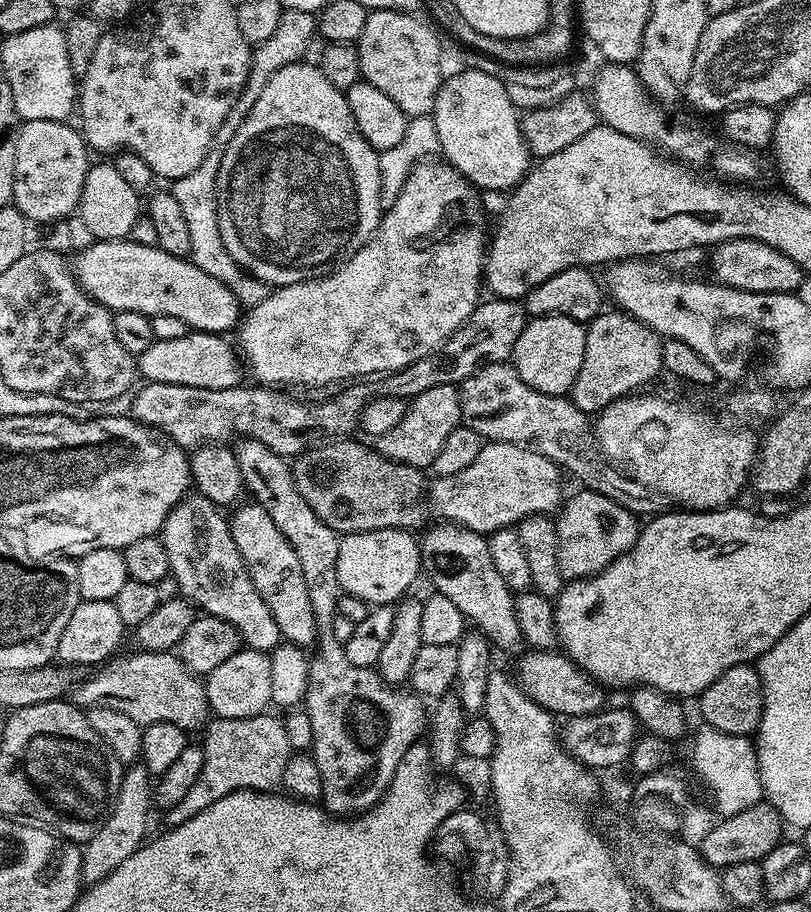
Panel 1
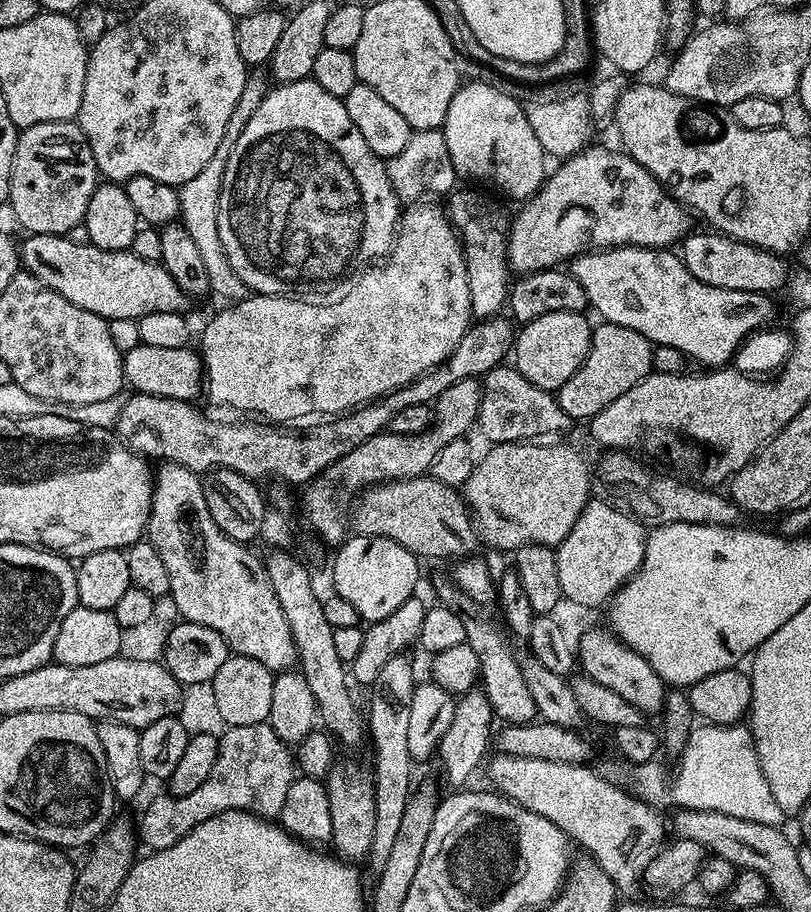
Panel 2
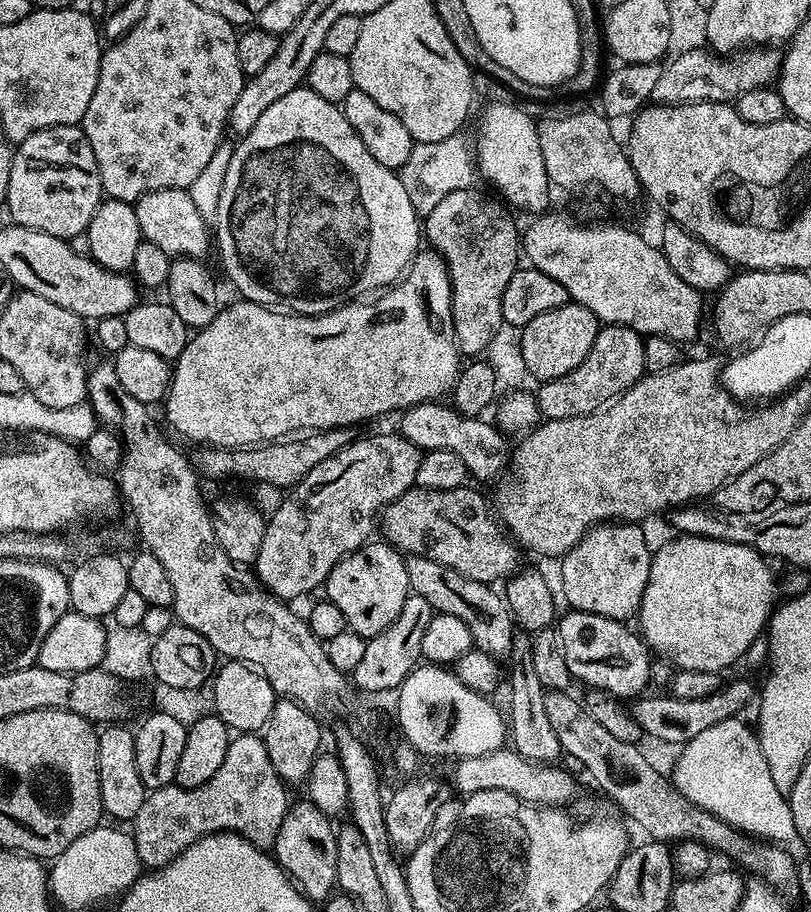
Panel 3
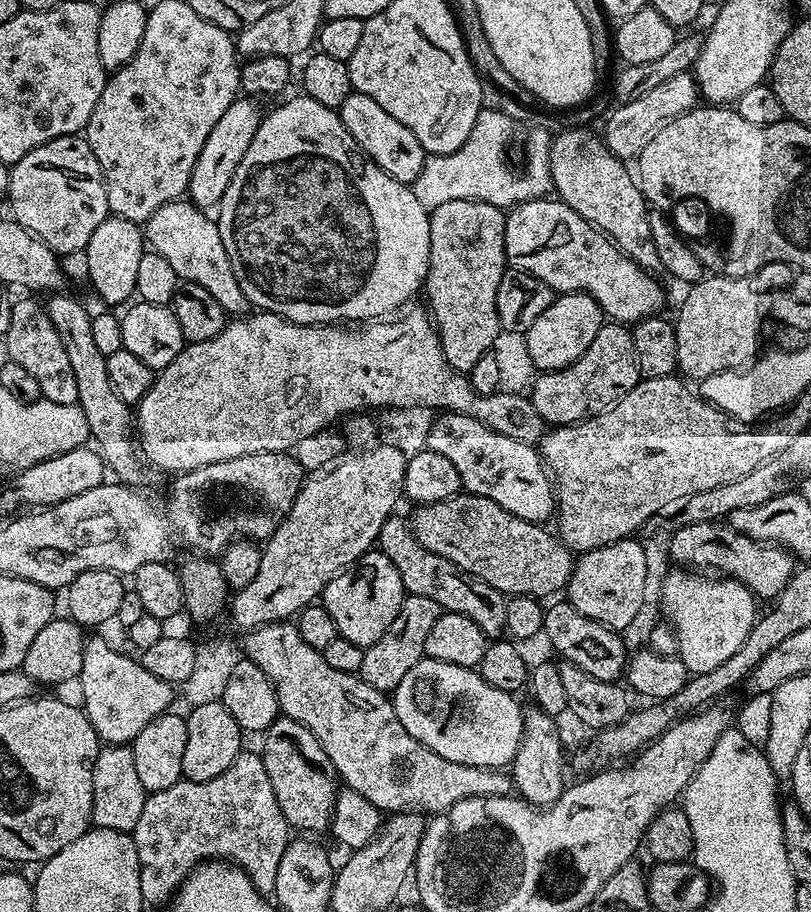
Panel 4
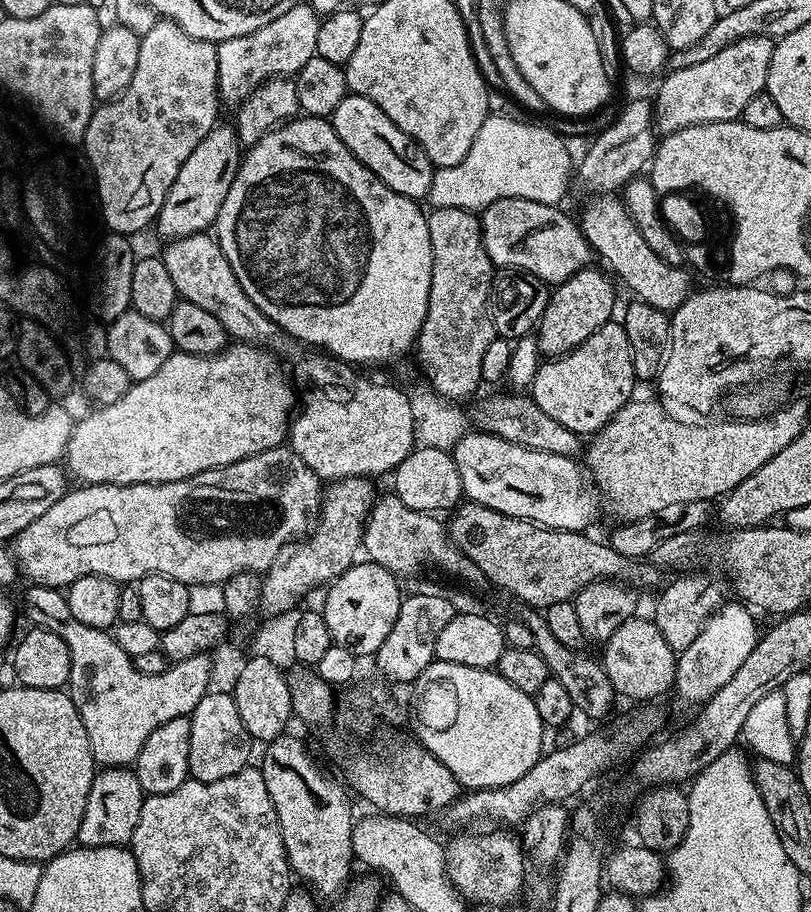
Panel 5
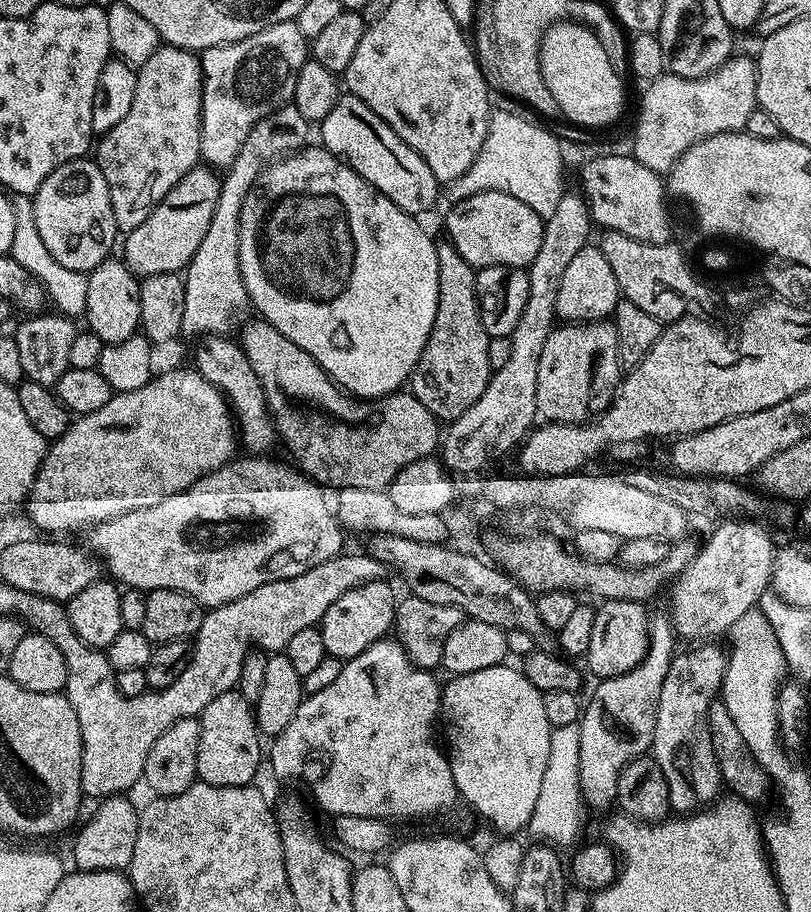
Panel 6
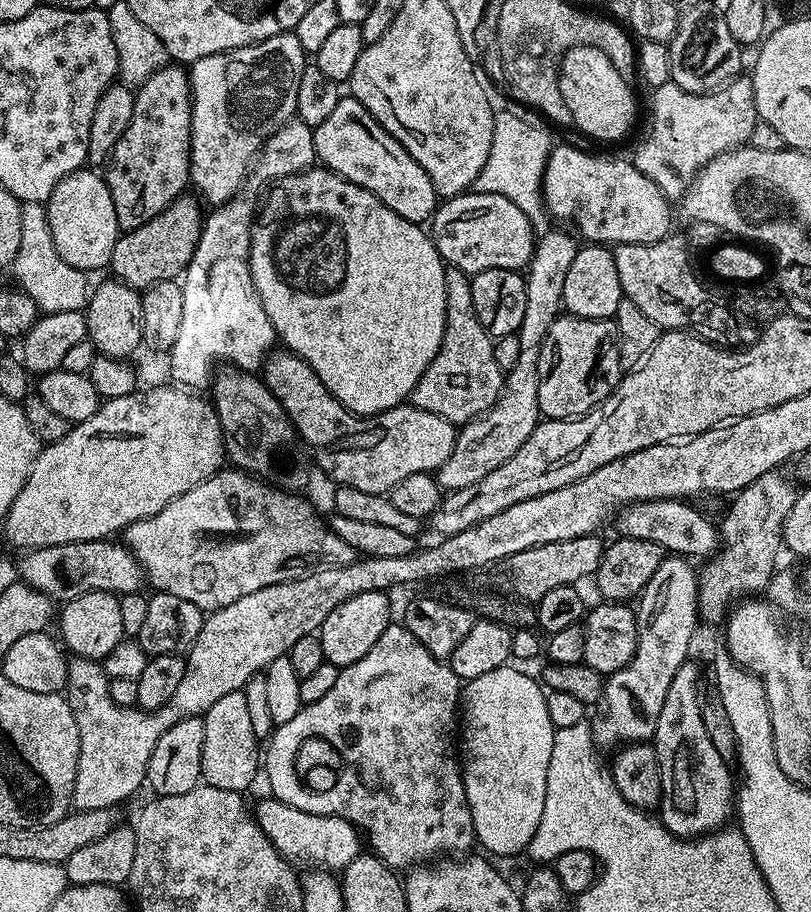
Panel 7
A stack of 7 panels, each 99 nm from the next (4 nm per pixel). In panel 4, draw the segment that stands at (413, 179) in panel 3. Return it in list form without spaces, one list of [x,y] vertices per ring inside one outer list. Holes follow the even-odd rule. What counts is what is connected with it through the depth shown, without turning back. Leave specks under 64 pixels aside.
[[[481,108],[478,114],[478,122],[474,122],[474,130],[470,130],[470,138],[454,150],[454,154],[429,155],[424,161],[422,172],[410,185],[414,198],[422,202],[426,209],[434,209],[446,202],[458,202],[459,200],[477,200],[478,202],[490,202],[490,206],[498,206],[505,210],[511,209],[517,204],[525,204],[528,200],[545,199],[553,191],[552,175],[550,174],[550,146],[552,136],[544,128],[536,128],[528,136],[528,145],[524,148],[524,168],[516,169],[508,161],[508,143],[512,140],[512,125],[514,120],[500,114],[495,110]]]

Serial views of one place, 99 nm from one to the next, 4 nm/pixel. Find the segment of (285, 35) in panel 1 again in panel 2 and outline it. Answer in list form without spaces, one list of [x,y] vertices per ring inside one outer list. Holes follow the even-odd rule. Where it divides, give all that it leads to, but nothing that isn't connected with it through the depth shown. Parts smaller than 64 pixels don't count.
[[[252,70],[248,73],[248,81],[242,90],[242,98],[238,98],[238,106],[230,113],[230,122],[226,122],[226,130],[222,134],[222,139],[218,141],[218,147],[214,149],[214,155],[190,178],[190,182],[179,185],[180,193],[180,215],[179,223],[184,225],[186,230],[190,230],[190,238],[196,243],[197,249],[202,258],[202,263],[206,265],[206,275],[210,278],[209,293],[214,297],[221,296],[224,302],[235,302],[245,300],[250,295],[250,290],[238,274],[230,266],[226,258],[226,250],[222,246],[222,238],[218,238],[218,202],[220,201],[220,191],[222,190],[222,178],[226,174],[226,162],[230,162],[230,153],[234,151],[238,137],[242,135],[242,130],[246,130],[246,122],[254,118],[254,110],[262,102],[262,98],[270,90],[270,80],[264,76],[260,70]]]

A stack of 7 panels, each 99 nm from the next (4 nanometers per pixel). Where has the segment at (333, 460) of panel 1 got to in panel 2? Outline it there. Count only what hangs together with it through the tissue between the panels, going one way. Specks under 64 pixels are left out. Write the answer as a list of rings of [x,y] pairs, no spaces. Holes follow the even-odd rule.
[[[430,474],[415,476],[409,480],[386,480],[382,484],[373,484],[371,488],[365,488],[351,509],[350,528],[358,536],[377,536],[386,538],[398,546],[406,546],[406,550],[410,550],[418,558],[463,558],[473,555],[477,551],[476,544],[478,545],[474,517],[465,504],[463,495],[457,489],[438,482]]]

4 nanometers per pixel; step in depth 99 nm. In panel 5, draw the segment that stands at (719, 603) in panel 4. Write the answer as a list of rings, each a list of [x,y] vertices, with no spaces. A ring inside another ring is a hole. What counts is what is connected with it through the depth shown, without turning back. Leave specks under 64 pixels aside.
[[[723,603],[705,622],[698,636],[688,642],[684,651],[679,653],[674,692],[688,704],[703,706],[711,696],[718,694],[718,690],[722,690],[722,686],[726,686],[726,682],[734,678],[738,666],[746,662],[750,650],[754,650],[758,639],[756,620],[751,616],[753,613],[743,603],[735,603]]]

